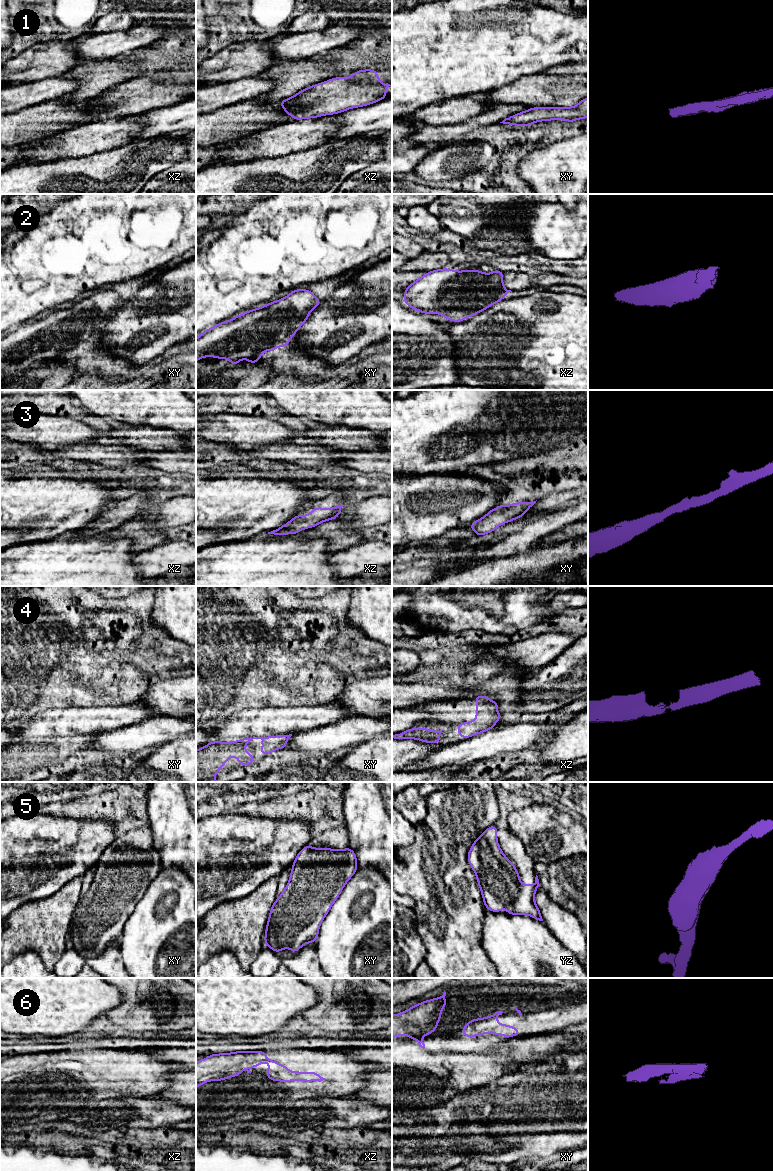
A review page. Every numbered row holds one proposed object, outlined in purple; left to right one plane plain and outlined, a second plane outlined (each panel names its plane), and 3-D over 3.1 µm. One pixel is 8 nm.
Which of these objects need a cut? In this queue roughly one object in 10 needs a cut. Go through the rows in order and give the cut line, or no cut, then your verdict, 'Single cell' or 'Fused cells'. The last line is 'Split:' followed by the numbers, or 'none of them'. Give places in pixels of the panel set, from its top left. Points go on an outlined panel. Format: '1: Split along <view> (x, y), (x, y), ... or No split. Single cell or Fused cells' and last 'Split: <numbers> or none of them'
1: No split. Single cell
2: No split. Single cell
3: No split. Single cell
4: No split. Single cell
5: No split. Single cell
6: No split. Single cell
Split: none of them

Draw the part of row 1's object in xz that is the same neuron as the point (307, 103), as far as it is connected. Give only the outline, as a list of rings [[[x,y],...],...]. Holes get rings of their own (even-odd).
[[[358,70],[351,77],[335,77],[309,86],[281,100],[279,106],[294,120],[314,119],[376,103],[387,98],[389,86],[380,82],[377,70]]]

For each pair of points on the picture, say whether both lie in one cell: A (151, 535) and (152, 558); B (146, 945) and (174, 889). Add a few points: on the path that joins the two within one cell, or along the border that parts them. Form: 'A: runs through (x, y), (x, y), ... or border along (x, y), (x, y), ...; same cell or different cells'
A: border along (166, 542), (146, 550), (141, 550), (135, 554); different cells
B: runs through (160, 931), (172, 919), (172, 903); same cell

